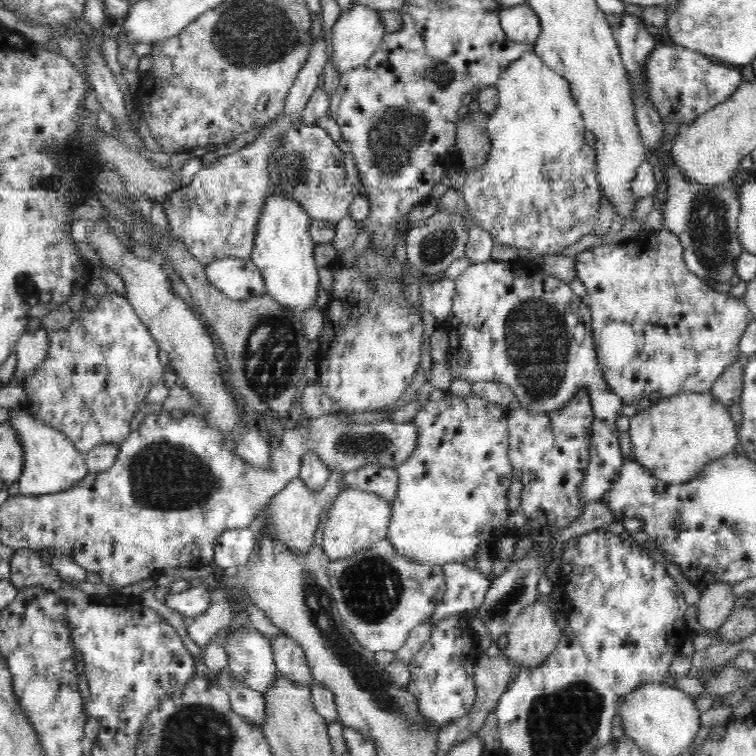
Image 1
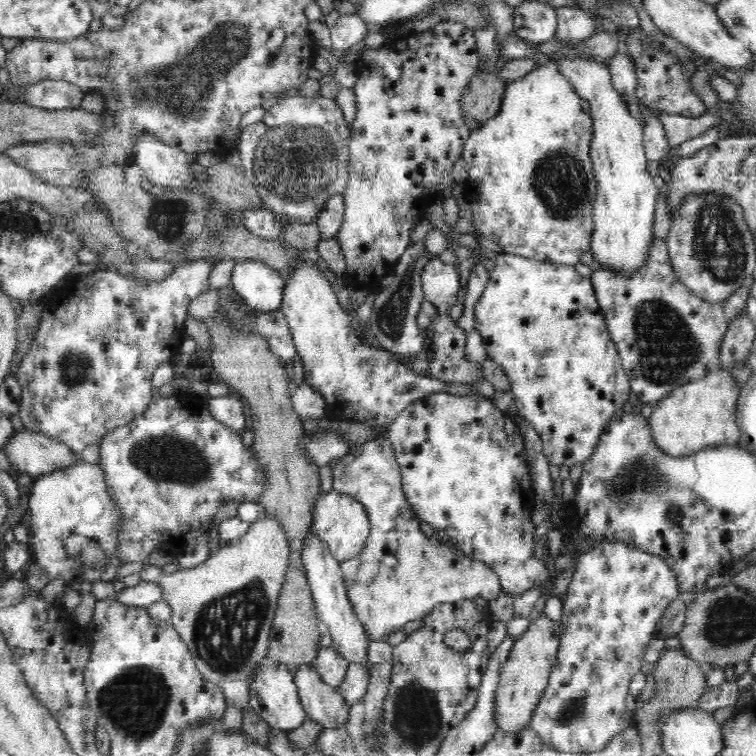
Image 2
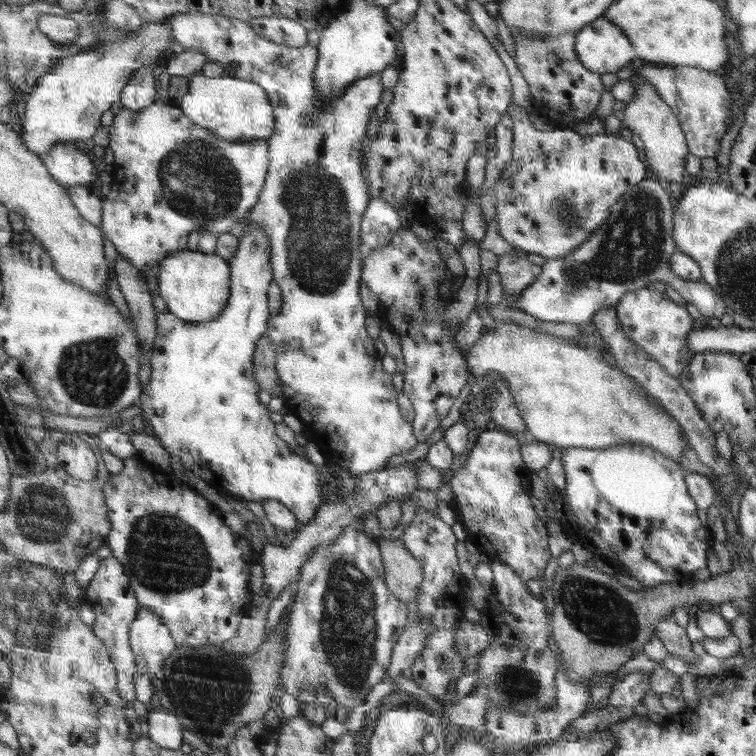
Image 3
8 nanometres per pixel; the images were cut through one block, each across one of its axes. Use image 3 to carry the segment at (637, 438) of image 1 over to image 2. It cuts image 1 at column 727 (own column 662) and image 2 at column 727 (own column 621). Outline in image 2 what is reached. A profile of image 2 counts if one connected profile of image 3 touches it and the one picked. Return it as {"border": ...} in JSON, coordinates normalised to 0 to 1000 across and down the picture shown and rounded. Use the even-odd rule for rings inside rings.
{"border":[[[950,488],[937,497],[909,505],[869,530],[869,540],[857,553],[862,579],[868,589],[890,604],[921,601],[938,591],[974,587],[983,579],[975,560],[979,513],[963,489]]]}

